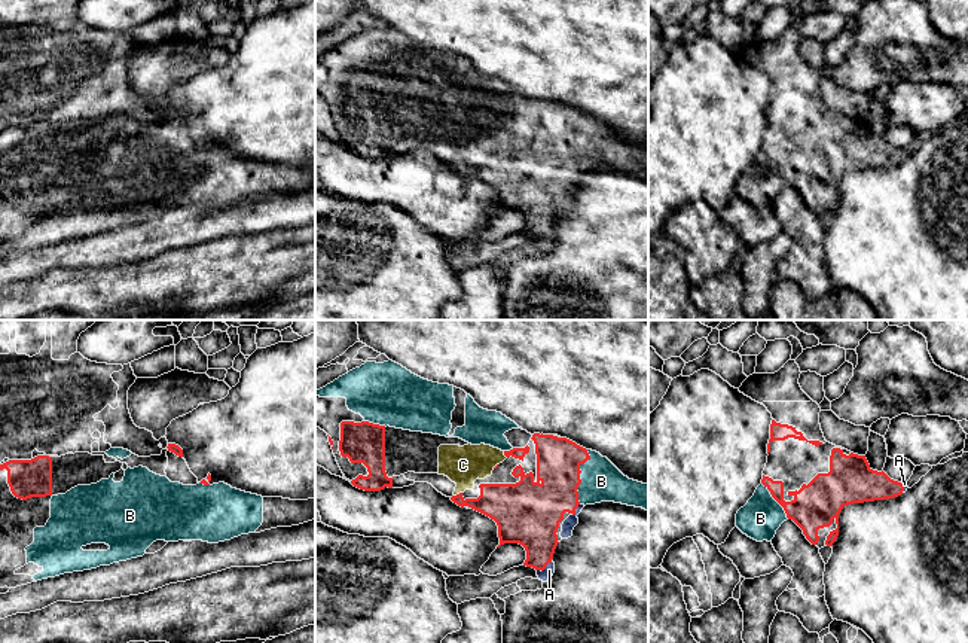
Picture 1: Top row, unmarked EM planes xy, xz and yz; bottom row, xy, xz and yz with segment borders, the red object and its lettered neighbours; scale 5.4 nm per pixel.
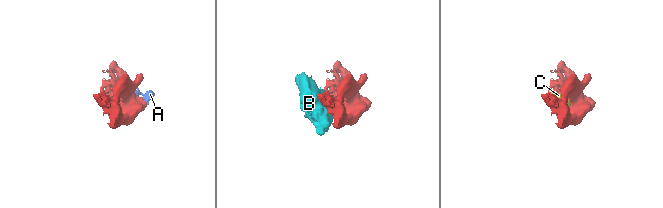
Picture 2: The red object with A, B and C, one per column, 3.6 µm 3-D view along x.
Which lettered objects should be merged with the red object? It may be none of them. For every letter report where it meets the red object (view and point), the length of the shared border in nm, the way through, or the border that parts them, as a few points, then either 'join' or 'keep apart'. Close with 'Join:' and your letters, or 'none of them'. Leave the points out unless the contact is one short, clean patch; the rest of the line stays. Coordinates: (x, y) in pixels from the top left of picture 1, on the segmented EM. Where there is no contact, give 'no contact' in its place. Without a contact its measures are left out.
A: xz (544, 567) | 110 nm | join
B: xz (579, 477) | 300 nm | join
C: xz (457, 494) | 50 nm | join
Join: A, B, C

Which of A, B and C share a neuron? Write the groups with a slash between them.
A B C

